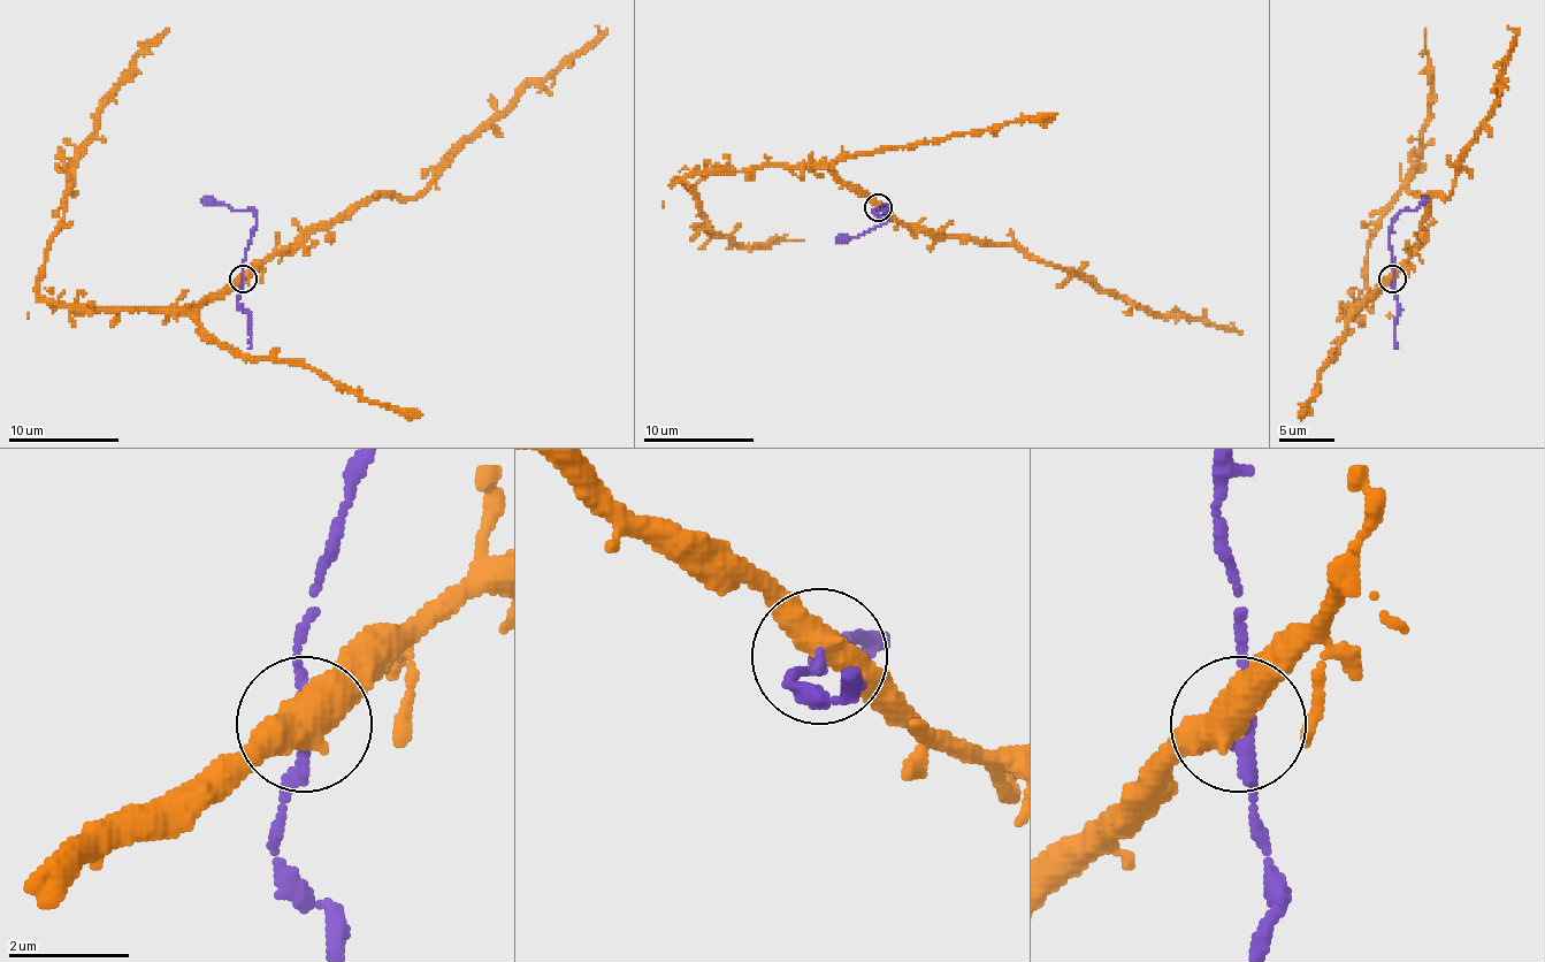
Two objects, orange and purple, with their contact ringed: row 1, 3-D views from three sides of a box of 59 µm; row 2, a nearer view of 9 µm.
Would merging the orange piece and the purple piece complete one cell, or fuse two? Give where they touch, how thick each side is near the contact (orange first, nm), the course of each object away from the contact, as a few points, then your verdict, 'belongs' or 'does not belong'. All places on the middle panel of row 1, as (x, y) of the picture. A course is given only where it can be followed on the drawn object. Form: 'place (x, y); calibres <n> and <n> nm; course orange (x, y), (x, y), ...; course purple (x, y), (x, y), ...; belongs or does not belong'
place (878, 207); calibres 500 and 150 nm; course orange (878, 207), (825, 168), (693, 172), (674, 182), (698, 199), (698, 213), (734, 245), (803, 239); course purple (878, 210), (888, 204), (892, 215), (861, 235), (842, 237), (836, 243); does not belong

